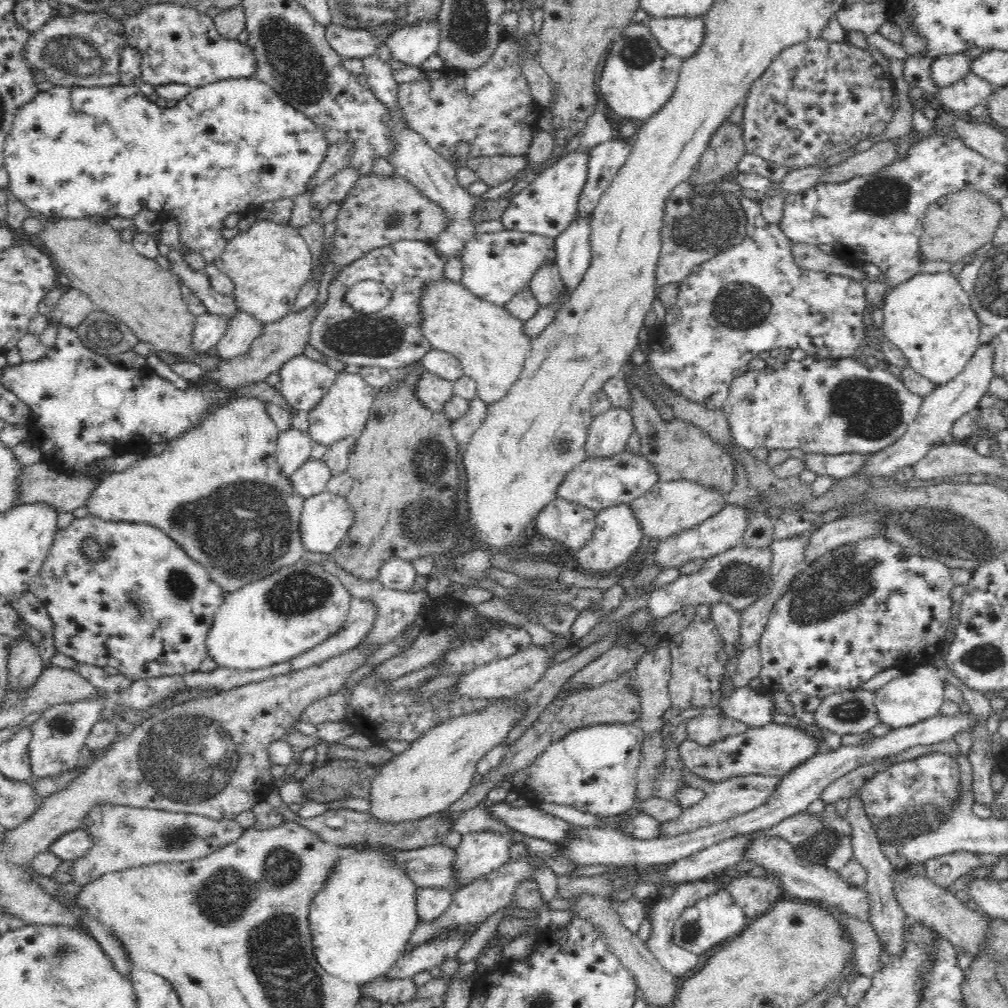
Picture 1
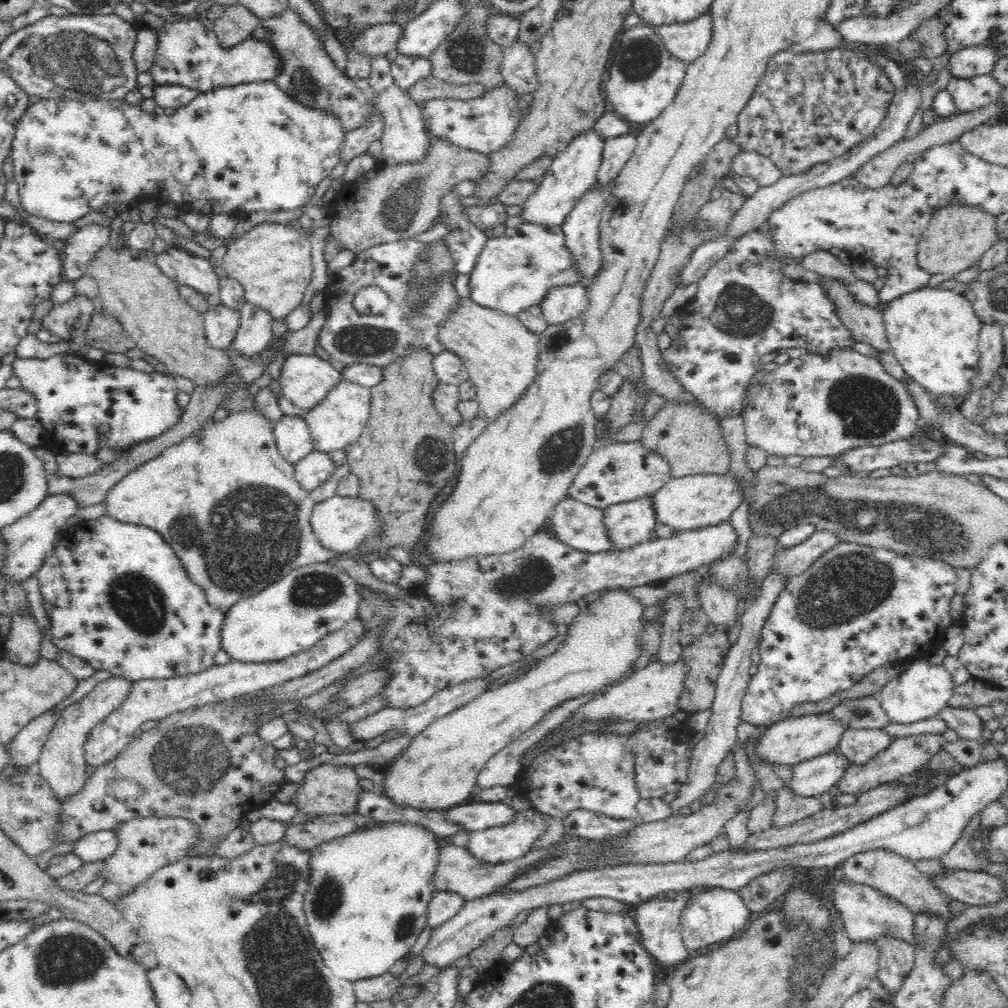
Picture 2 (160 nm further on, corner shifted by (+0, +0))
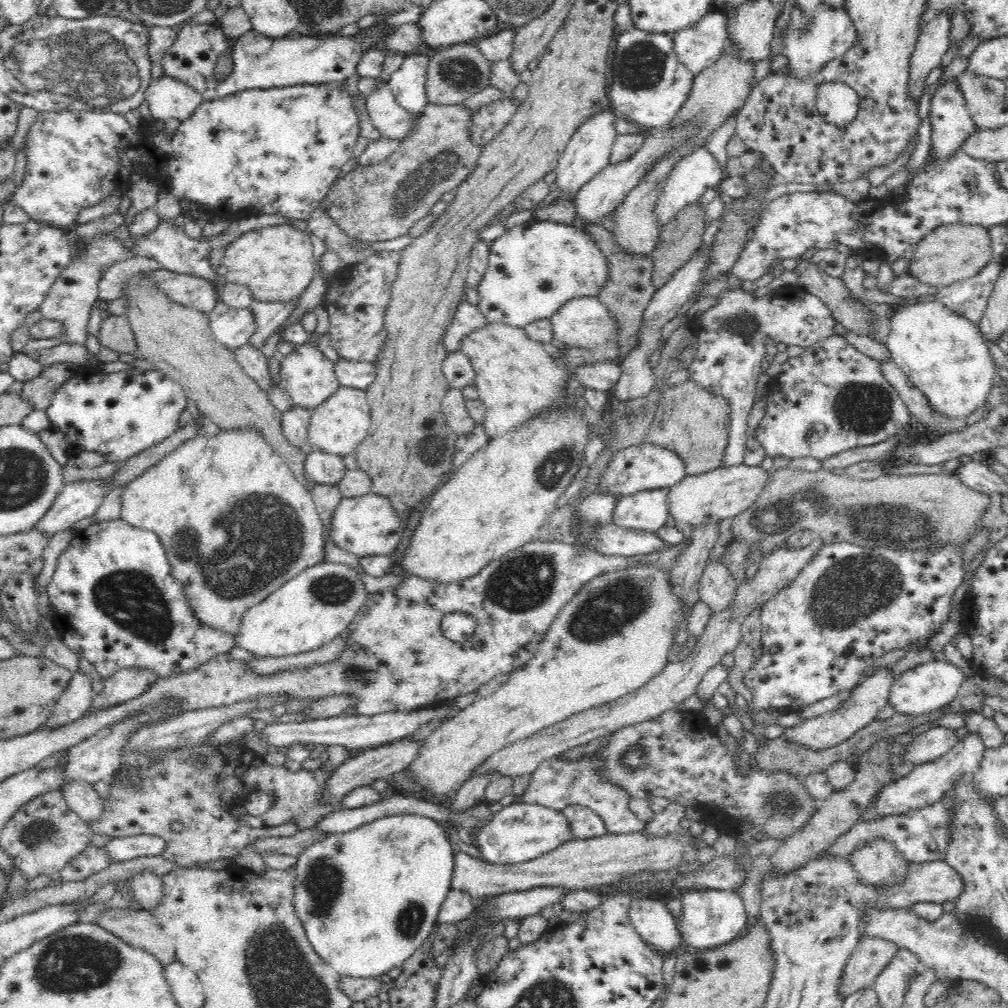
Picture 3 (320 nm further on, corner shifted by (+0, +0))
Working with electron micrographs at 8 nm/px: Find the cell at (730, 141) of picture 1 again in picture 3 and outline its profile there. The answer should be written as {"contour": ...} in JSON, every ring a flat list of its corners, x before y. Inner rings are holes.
{"contour":[[698,200,698,202,682,208,674,216,674,220,670,220,662,234,660,234,659,242,650,256,653,262,653,275,651,279,657,289,662,288,701,248,703,235,708,228,708,222,705,221,705,210,701,206,702,204]]}

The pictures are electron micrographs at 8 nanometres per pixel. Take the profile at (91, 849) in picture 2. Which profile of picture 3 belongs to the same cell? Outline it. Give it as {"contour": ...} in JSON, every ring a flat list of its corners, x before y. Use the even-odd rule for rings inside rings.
{"contour":[[136,835,114,837,104,847,112,862,122,862,142,856,163,856,167,850,161,836]]}

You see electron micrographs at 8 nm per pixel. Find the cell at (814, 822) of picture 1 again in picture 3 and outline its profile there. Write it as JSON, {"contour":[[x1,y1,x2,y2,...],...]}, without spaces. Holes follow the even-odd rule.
{"contour":[[968,732,963,738,959,738,954,748,944,756,924,764,917,764,910,768,909,773,904,778,884,786,878,792,878,796,876,796,874,804,870,806,870,810,884,817,900,816,900,814,936,804,959,778,971,776,974,772,978,772,986,749,986,745,984,745,984,741,978,733]]}

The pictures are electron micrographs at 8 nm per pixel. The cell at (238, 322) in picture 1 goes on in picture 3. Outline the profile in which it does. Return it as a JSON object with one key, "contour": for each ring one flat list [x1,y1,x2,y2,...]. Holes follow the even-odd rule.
{"contour":[[258,302,250,304,254,321,256,321,256,332,250,338,250,345,256,345,260,349,264,346,268,336,276,332,296,310,297,302]]}

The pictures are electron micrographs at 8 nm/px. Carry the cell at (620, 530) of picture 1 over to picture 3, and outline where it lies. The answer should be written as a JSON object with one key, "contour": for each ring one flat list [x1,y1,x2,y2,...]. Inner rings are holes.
{"contour":[[646,489,620,497,614,508,613,524,632,530,660,530,670,516,668,490]]}

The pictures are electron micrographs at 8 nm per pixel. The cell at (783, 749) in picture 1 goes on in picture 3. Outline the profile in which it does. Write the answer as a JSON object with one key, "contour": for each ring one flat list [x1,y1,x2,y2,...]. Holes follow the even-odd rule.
{"contour":[[888,667,876,669,851,690,850,696,841,702,836,710,806,720,803,724,785,728,782,734,784,739,810,747,810,749,827,749,848,740,854,736,854,733,878,718,880,710,889,704,890,688,896,679,892,669,888,669]]}

